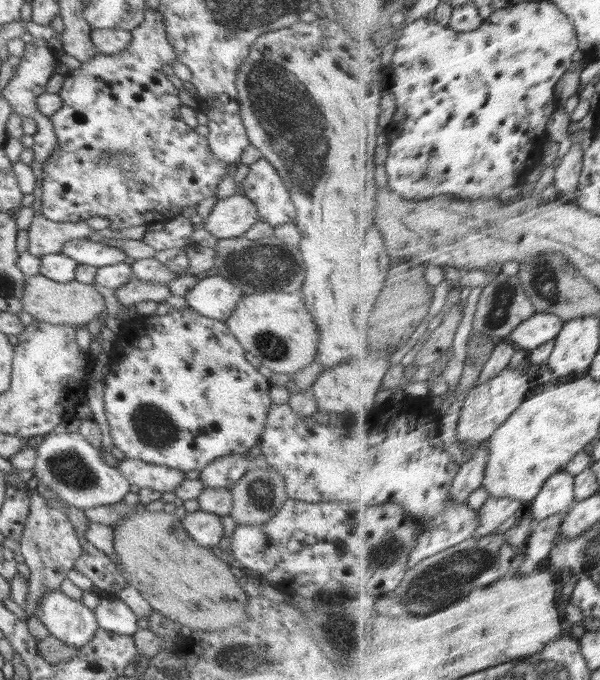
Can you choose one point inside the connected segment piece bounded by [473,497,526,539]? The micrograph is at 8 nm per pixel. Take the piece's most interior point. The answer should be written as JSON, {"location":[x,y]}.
{"location":[497,510]}

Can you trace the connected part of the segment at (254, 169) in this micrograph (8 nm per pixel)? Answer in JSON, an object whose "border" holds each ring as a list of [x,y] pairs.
{"border":[[[264,158],[250,164],[249,167],[250,171],[242,183],[244,194],[256,205],[257,220],[268,222],[273,227],[294,223],[297,212],[291,201],[290,191],[286,188],[276,169]]]}

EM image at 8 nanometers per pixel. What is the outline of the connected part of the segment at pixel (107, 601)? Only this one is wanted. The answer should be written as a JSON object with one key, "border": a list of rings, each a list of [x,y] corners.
{"border":[[[115,596],[102,597],[102,600],[93,611],[99,628],[108,630],[110,633],[132,637],[139,628],[137,625],[139,617],[124,601]]]}

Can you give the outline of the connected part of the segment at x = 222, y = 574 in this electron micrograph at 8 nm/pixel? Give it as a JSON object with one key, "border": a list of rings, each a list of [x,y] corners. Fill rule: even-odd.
{"border":[[[146,509],[118,521],[113,526],[113,547],[127,584],[134,586],[153,610],[179,622],[182,626],[190,627],[192,632],[226,630],[226,627],[246,620],[246,601],[250,596],[238,585],[237,578],[230,571],[229,560],[223,560],[219,555],[212,553],[211,549],[194,542],[184,530],[179,513],[152,512]]]}

